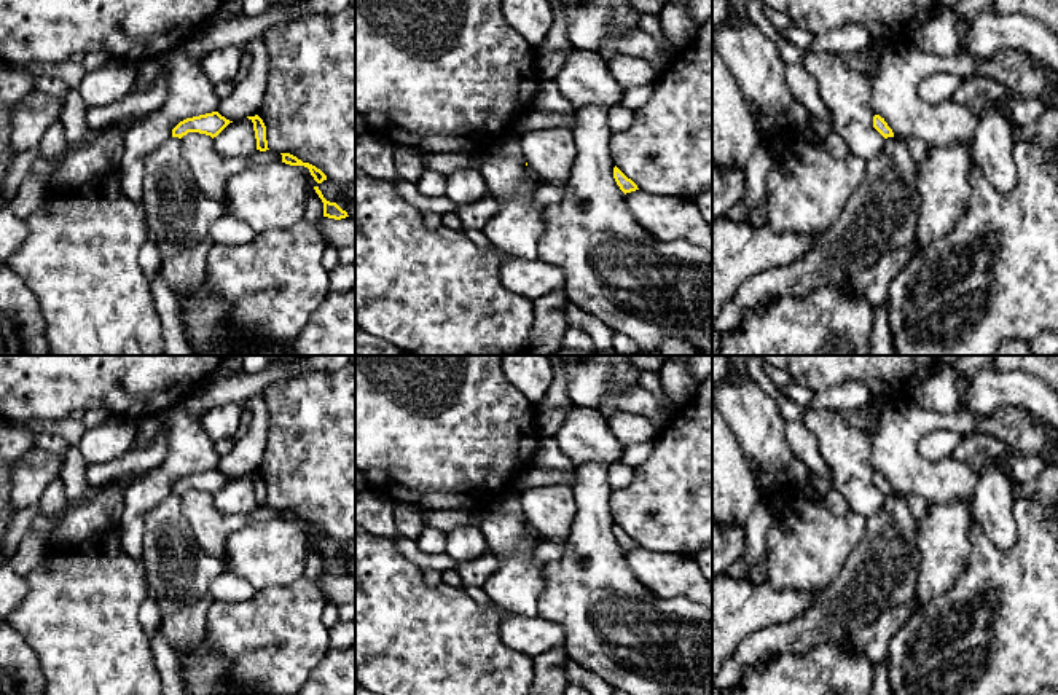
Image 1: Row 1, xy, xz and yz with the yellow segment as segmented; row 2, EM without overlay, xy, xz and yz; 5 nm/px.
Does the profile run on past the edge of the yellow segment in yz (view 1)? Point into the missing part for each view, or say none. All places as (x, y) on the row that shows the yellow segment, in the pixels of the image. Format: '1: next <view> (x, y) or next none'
1: next none

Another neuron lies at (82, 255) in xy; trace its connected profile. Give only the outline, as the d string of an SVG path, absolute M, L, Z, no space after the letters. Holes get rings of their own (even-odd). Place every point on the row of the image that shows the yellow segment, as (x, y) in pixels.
M121 171L84 180L76 188L54 191L25 220L27 238L3 261L35 295L45 319L51 355L163 355L164 340L151 287L140 268L147 241L143 204L131 201L121 185Z

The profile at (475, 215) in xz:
M489 191L483 194L478 201L457 207L456 212L460 217L462 231L483 231L486 223L497 214L499 207L499 199Z

